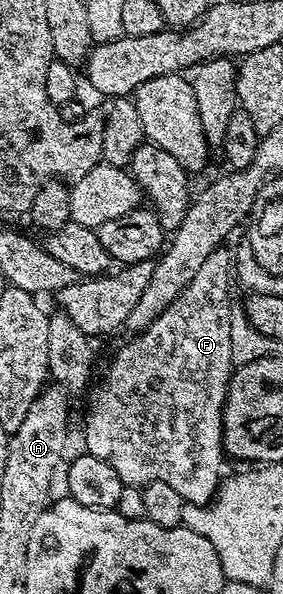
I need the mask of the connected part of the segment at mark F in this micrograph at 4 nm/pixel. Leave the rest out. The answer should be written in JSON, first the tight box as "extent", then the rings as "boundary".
{"extent":[85,247,235,505],"boundary":[[[227,247],[215,249],[213,255],[209,255],[209,259],[205,259],[205,263],[201,263],[200,270],[193,277],[193,283],[173,303],[169,303],[169,307],[161,315],[157,315],[157,319],[153,319],[150,327],[135,335],[131,344],[121,346],[119,354],[112,359],[111,366],[107,369],[107,378],[104,379],[103,386],[100,387],[99,394],[95,397],[95,406],[92,407],[91,414],[87,417],[87,446],[85,449],[97,459],[109,463],[109,467],[113,467],[113,471],[117,471],[117,475],[121,475],[124,486],[142,487],[154,481],[169,483],[169,487],[181,491],[181,495],[188,503],[205,505],[214,498],[225,480],[225,472],[223,473],[223,461],[225,462],[223,409],[227,406],[228,390],[231,388],[233,366],[235,365],[230,338],[231,316],[233,314],[233,307],[231,307],[232,265],[232,251],[230,253]]]}

